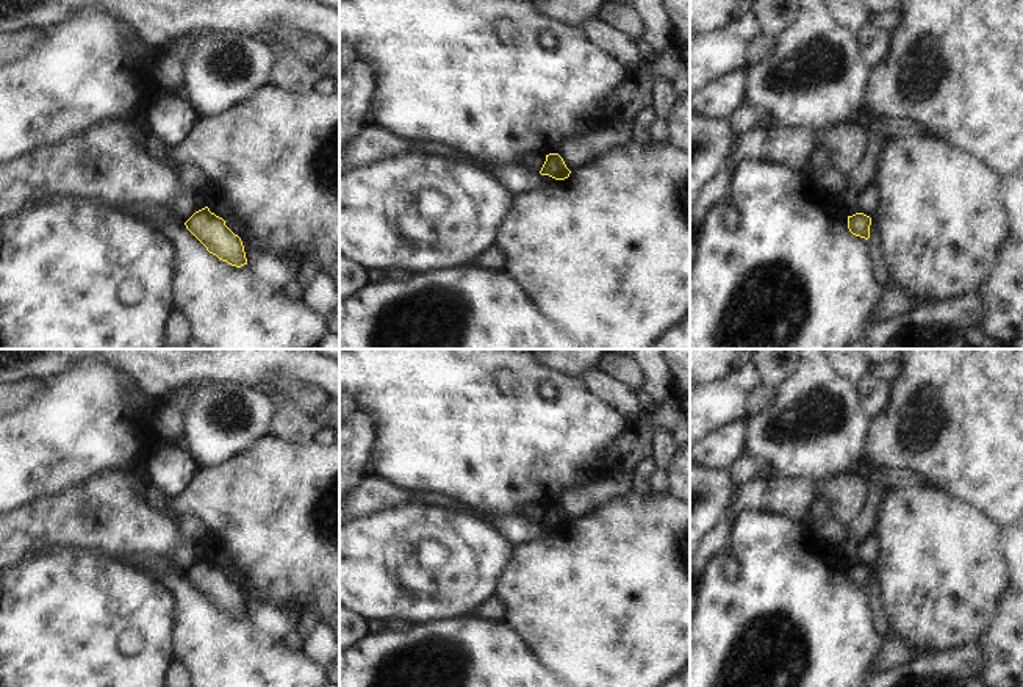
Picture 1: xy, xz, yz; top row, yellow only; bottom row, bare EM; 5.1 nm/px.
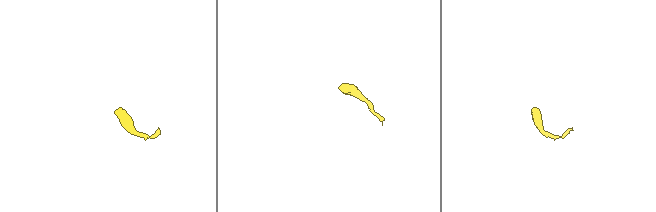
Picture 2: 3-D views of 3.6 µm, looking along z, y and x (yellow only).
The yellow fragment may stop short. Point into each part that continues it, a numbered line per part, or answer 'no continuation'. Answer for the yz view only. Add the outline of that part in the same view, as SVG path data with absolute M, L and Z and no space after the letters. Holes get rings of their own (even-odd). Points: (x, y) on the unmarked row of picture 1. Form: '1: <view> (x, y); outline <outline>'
no continuation

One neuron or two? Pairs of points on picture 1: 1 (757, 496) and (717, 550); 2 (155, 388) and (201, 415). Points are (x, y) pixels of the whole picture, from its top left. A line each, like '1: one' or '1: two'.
1: one
2: two

